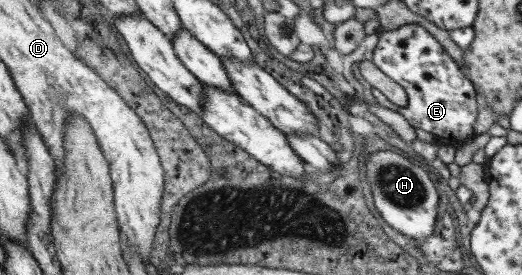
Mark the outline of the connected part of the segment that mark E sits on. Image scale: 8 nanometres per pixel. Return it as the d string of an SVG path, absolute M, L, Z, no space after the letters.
M407 23L393 31L381 30L379 36L371 62L389 79L405 88L407 104L405 107L396 106L383 96L379 89L373 88L372 94L377 103L388 110L401 114L414 129L419 128L435 137L447 138L452 143L474 138L476 136L474 126L479 108L474 84L459 68L457 62L440 46L439 41L435 41L431 33L418 23Z

